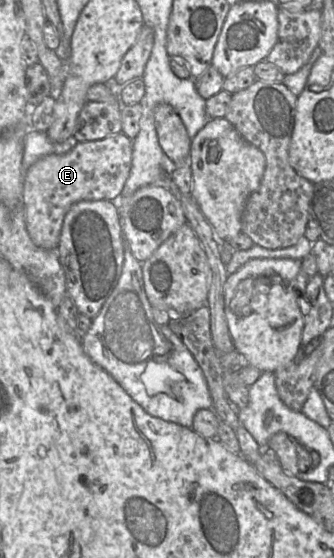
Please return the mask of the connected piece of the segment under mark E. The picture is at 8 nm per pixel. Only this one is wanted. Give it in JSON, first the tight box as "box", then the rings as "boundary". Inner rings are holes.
{"box":[23,132,133,249],"boundary":[[[120,132],[99,140],[75,143],[74,147],[65,154],[45,155],[32,164],[24,174],[23,205],[25,210],[27,231],[34,244],[44,249],[57,249],[65,215],[73,204],[83,200],[110,200],[117,202],[121,196],[125,182],[127,181],[130,174],[132,166],[132,151],[133,141],[123,132]]]}

